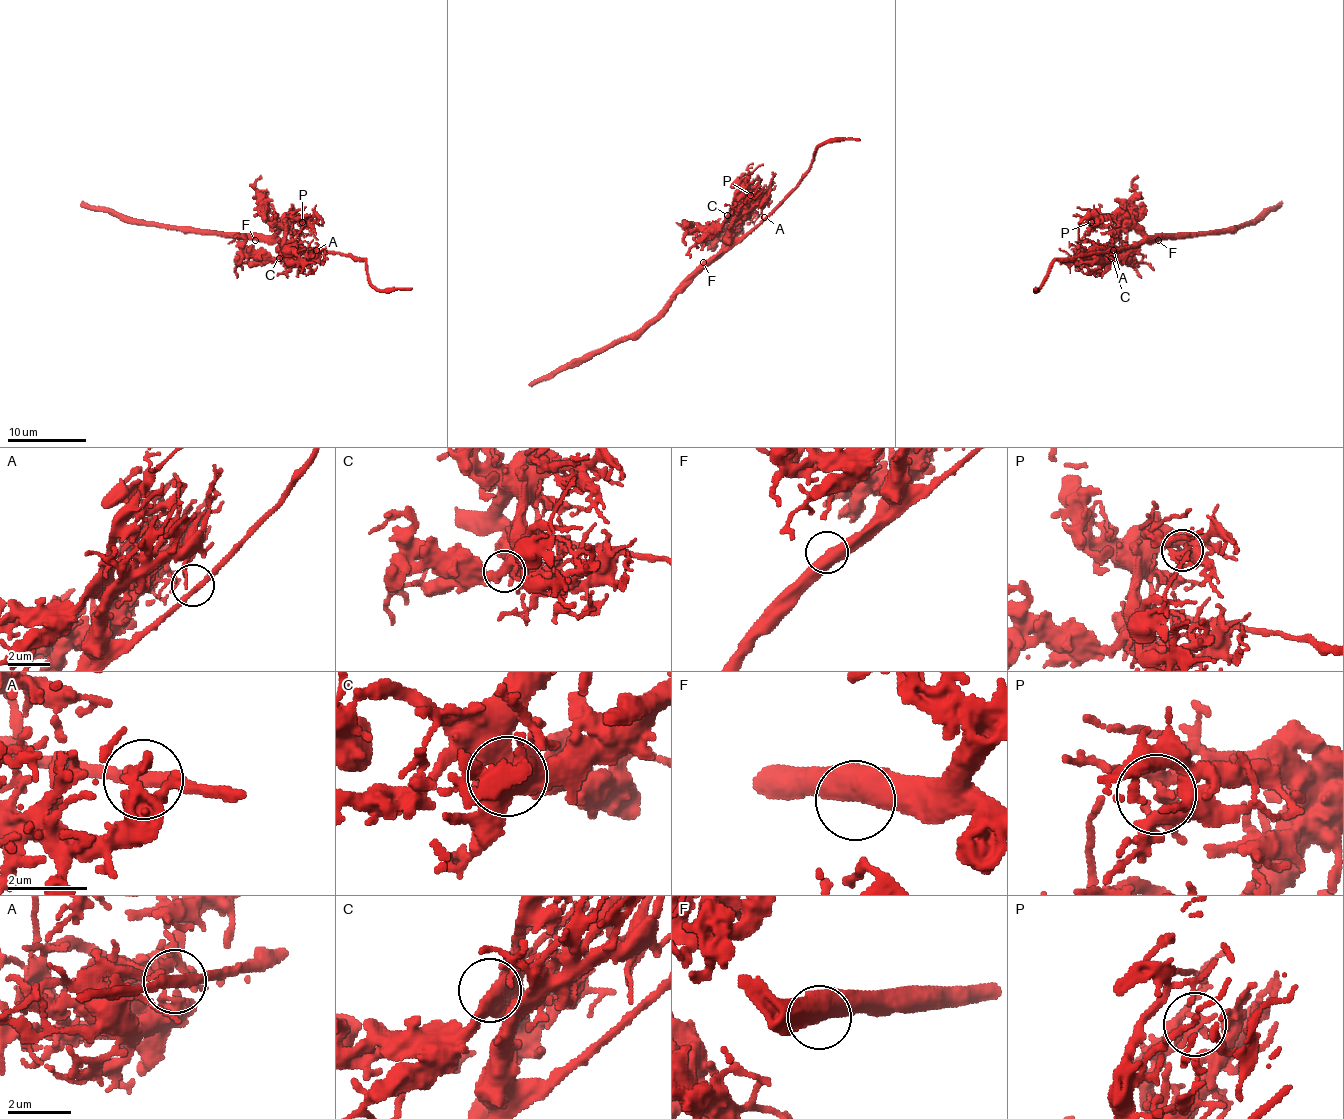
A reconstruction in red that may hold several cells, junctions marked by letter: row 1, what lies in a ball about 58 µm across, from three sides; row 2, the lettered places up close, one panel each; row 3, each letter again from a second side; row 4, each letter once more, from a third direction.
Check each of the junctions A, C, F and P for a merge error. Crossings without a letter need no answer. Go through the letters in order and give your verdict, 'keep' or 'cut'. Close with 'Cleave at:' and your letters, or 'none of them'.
A: keep
C: keep
F: keep
P: keep
Cleave at: none of them

